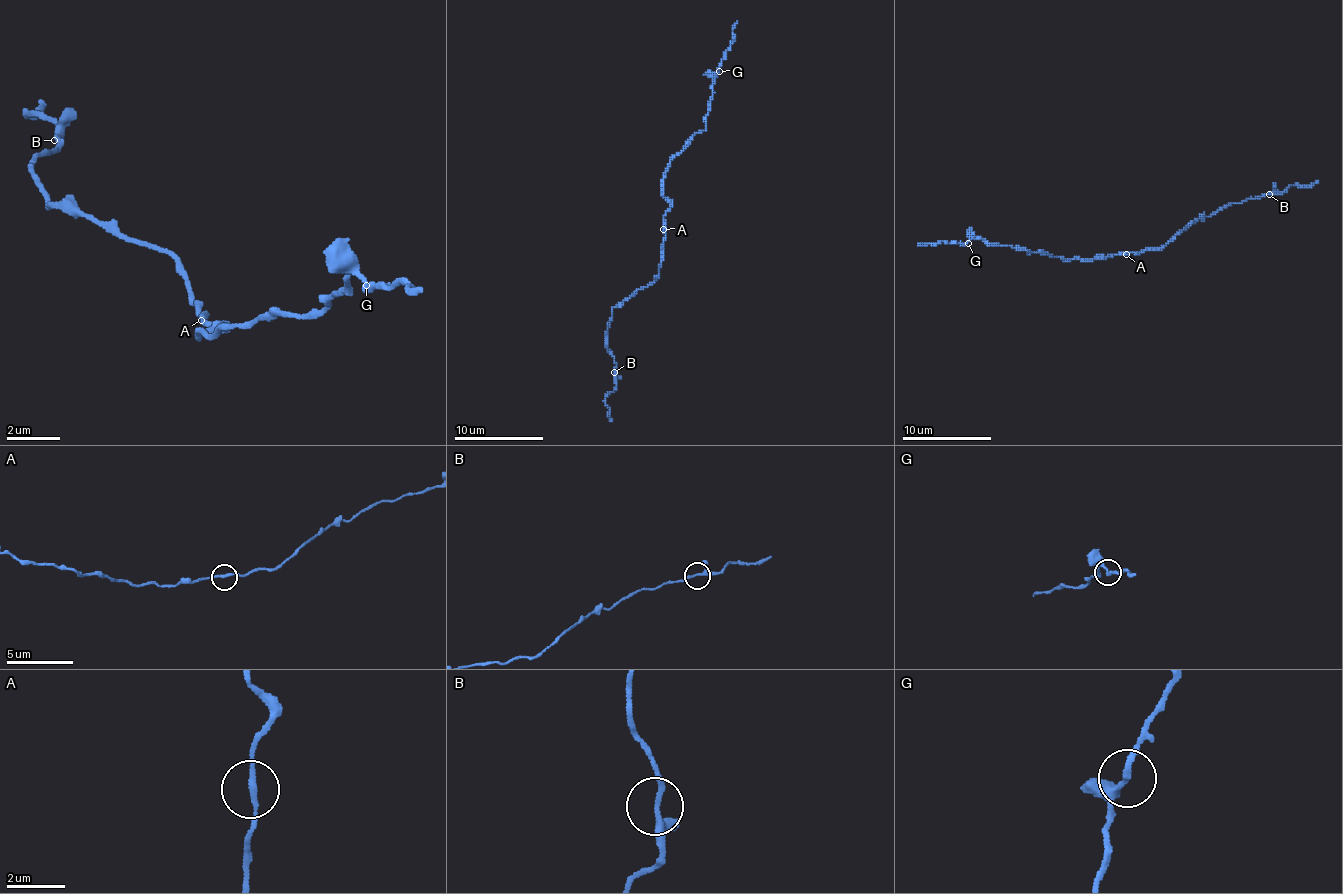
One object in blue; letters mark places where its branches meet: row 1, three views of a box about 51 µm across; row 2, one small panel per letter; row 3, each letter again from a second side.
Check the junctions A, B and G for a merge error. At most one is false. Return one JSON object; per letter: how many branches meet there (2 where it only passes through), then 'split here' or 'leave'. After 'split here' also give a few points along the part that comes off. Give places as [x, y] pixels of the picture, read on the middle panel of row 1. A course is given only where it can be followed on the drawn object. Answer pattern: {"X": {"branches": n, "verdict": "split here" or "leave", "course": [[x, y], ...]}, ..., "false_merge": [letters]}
{"A": {"branches": 2, "verdict": "leave"}, "B": {"branches": 3, "verdict": "leave"}, "G": {"branches": 3, "verdict": "leave"}, "false_merge": []}

